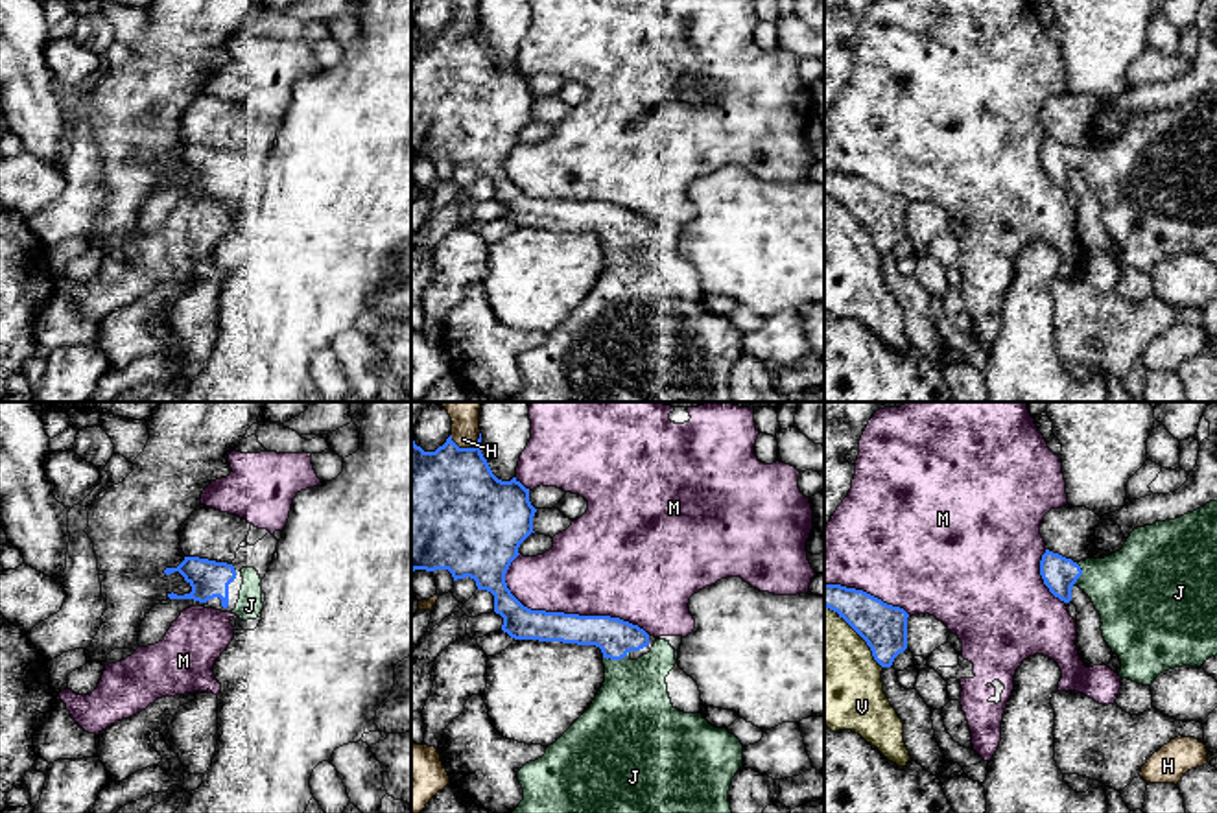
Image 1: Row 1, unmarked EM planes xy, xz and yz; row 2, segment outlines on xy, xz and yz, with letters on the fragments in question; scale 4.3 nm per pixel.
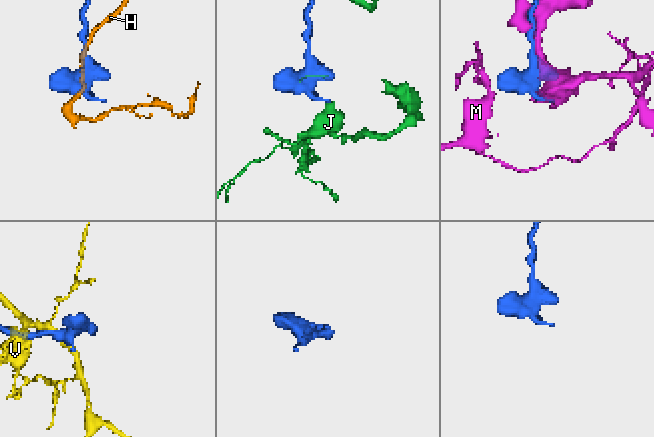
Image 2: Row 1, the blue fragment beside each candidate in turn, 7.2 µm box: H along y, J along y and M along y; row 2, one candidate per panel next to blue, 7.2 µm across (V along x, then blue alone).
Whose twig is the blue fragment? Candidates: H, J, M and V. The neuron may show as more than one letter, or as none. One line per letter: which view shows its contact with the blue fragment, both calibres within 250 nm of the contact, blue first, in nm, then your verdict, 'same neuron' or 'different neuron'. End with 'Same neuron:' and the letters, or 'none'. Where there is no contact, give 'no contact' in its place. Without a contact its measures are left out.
H: xz | 460/130 nm | different neuron
J: xz | 160/360 nm | same neuron
M: xz | 160/440 nm | different neuron
V: yz | 200/440 nm | different neuron
Same neuron: J

